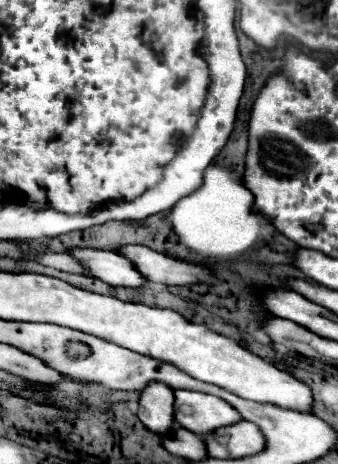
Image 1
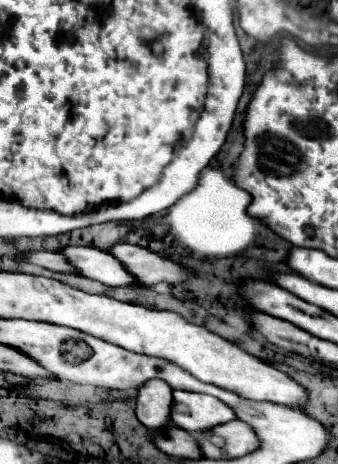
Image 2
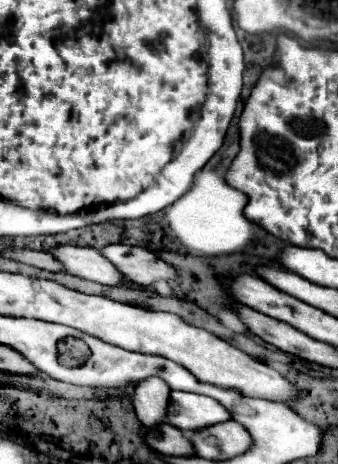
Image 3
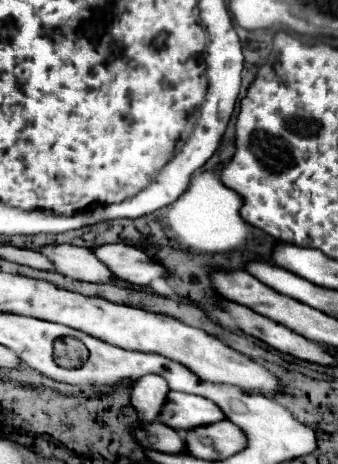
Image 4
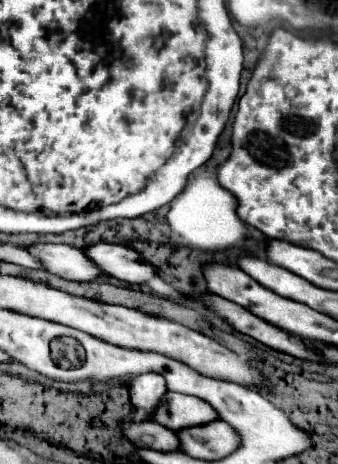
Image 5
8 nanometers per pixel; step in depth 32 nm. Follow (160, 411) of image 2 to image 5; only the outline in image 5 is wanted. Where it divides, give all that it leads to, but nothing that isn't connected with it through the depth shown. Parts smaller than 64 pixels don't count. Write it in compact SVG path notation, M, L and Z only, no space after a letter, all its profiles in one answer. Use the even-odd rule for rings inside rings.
M148 372L130 380L130 400L134 406L144 408L148 416L154 412L164 394L166 394L166 380L160 374Z

